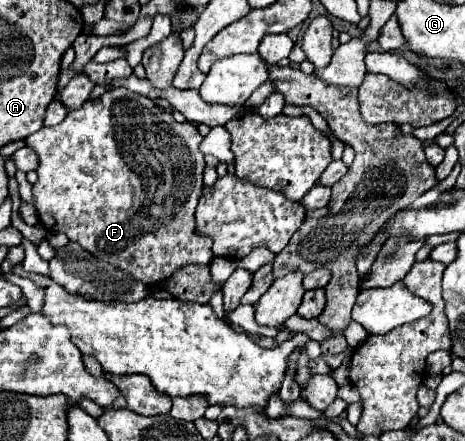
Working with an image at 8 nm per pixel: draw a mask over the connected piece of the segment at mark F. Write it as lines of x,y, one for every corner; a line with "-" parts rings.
110,88
108,92
104,92
100,98
96,100
88,100
86,104
82,104
80,110
70,112
58,126
42,126
38,132
34,132
32,136
28,136
26,146
30,146
38,158
40,158
40,166
38,166
38,182
32,186
34,190
34,206
36,212
40,216
40,222
46,230
50,232
62,232
66,234
72,242
78,242
84,250
92,252
94,256
98,256
98,260
110,262
110,264
118,264
124,272
130,272
134,278
142,280
146,286
152,284
160,284
166,278
172,276
174,270
186,266
186,264
210,264
210,260
214,258
212,248
210,248
210,240
206,240
206,236
194,236
194,212
196,212
196,204
198,204
198,196
202,192
202,172
204,172
204,154
198,150
202,136
198,132
198,128
190,122
176,122
168,112
164,112
162,108
158,108
154,104
154,100
140,96
128,88

